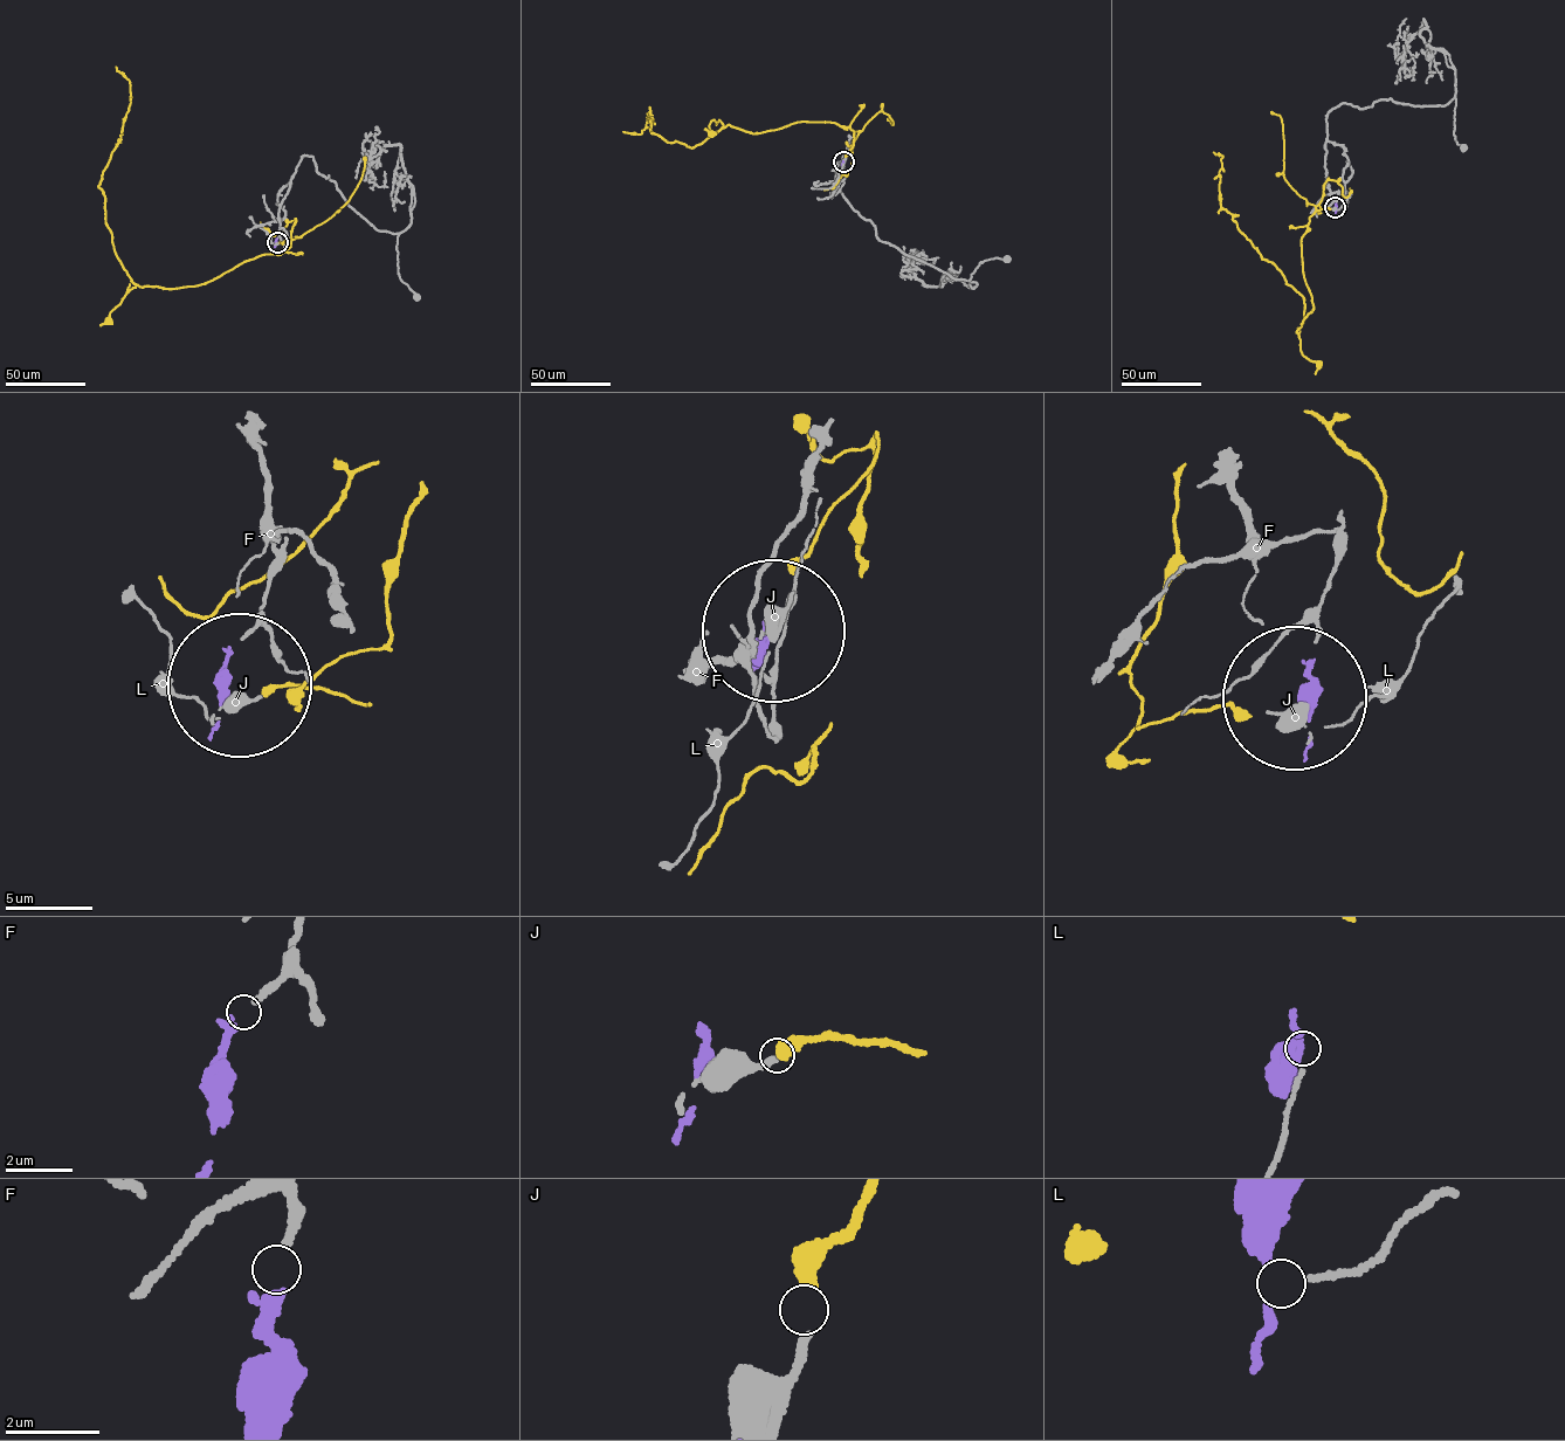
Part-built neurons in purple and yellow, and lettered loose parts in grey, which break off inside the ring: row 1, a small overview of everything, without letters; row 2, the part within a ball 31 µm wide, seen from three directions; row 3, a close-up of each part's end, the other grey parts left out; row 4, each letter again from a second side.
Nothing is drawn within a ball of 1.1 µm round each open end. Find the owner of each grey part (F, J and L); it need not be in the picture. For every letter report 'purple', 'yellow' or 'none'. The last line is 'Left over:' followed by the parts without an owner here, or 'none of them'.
F: purple
J: yellow
L: none
Left over: L

